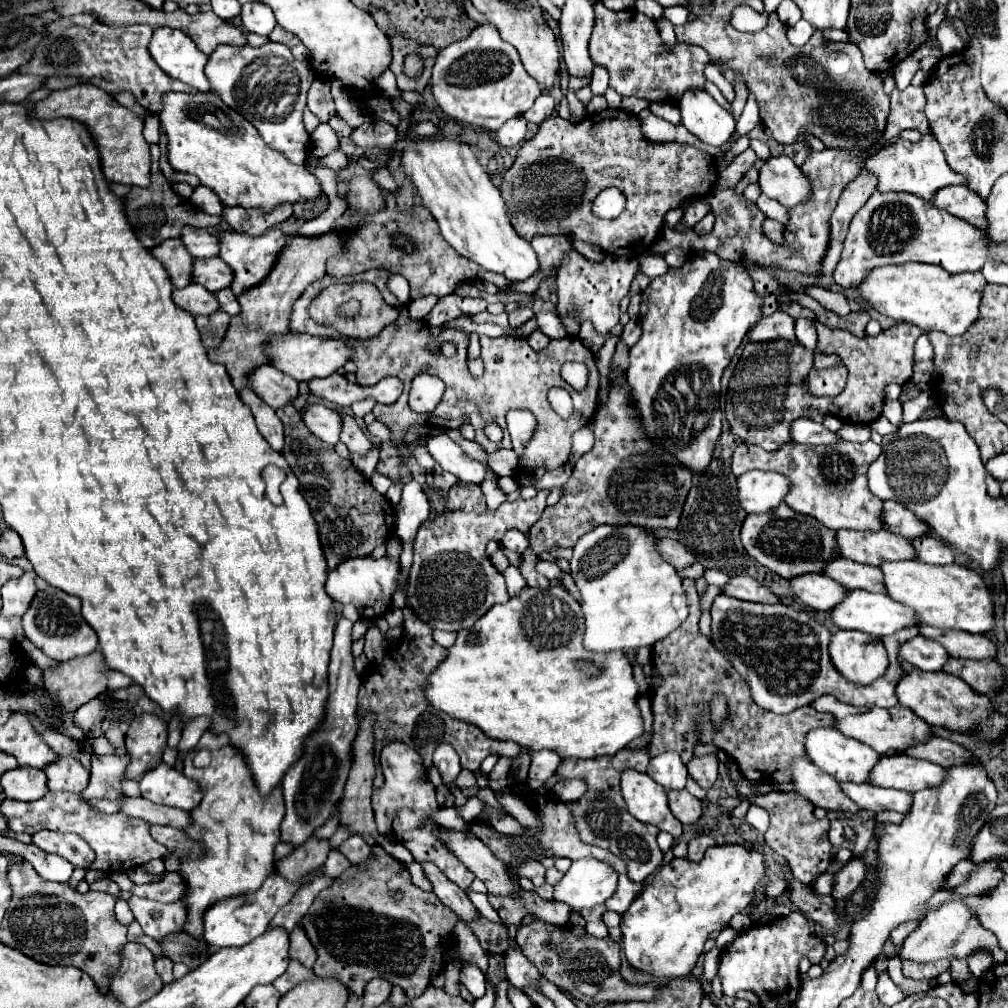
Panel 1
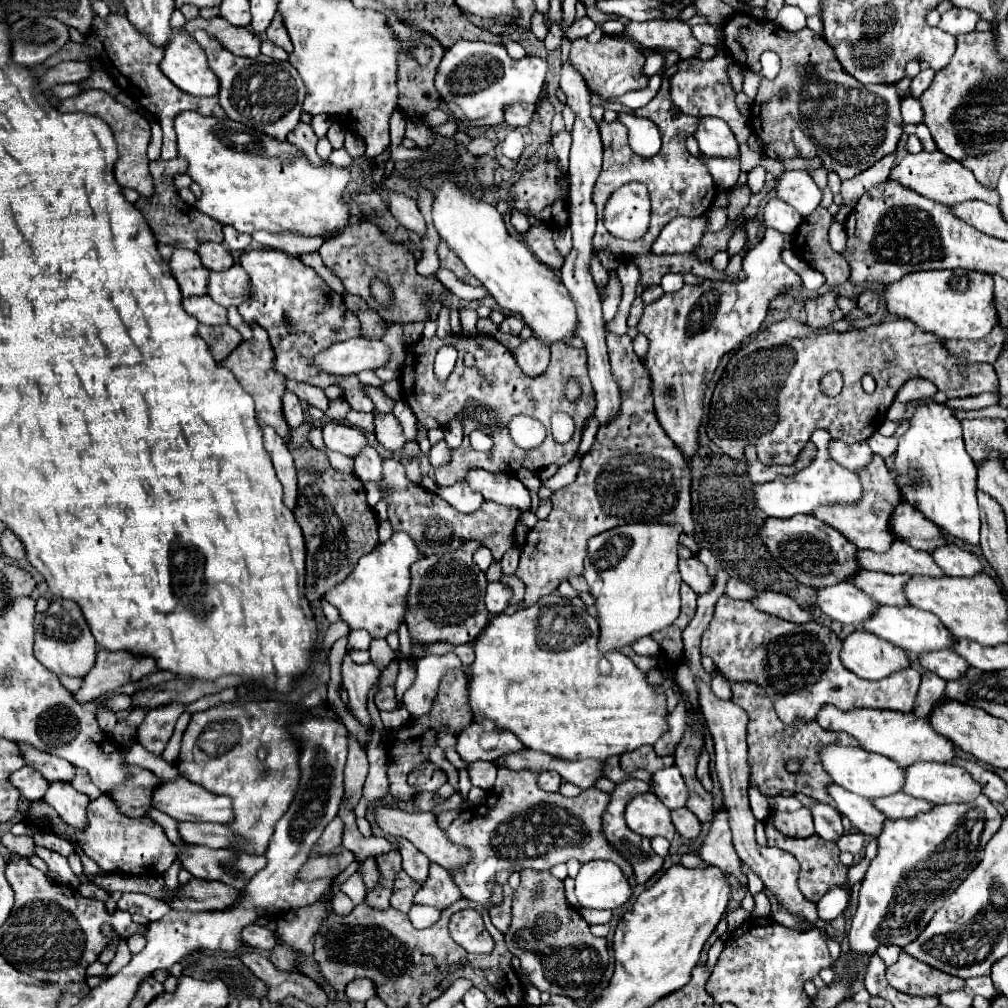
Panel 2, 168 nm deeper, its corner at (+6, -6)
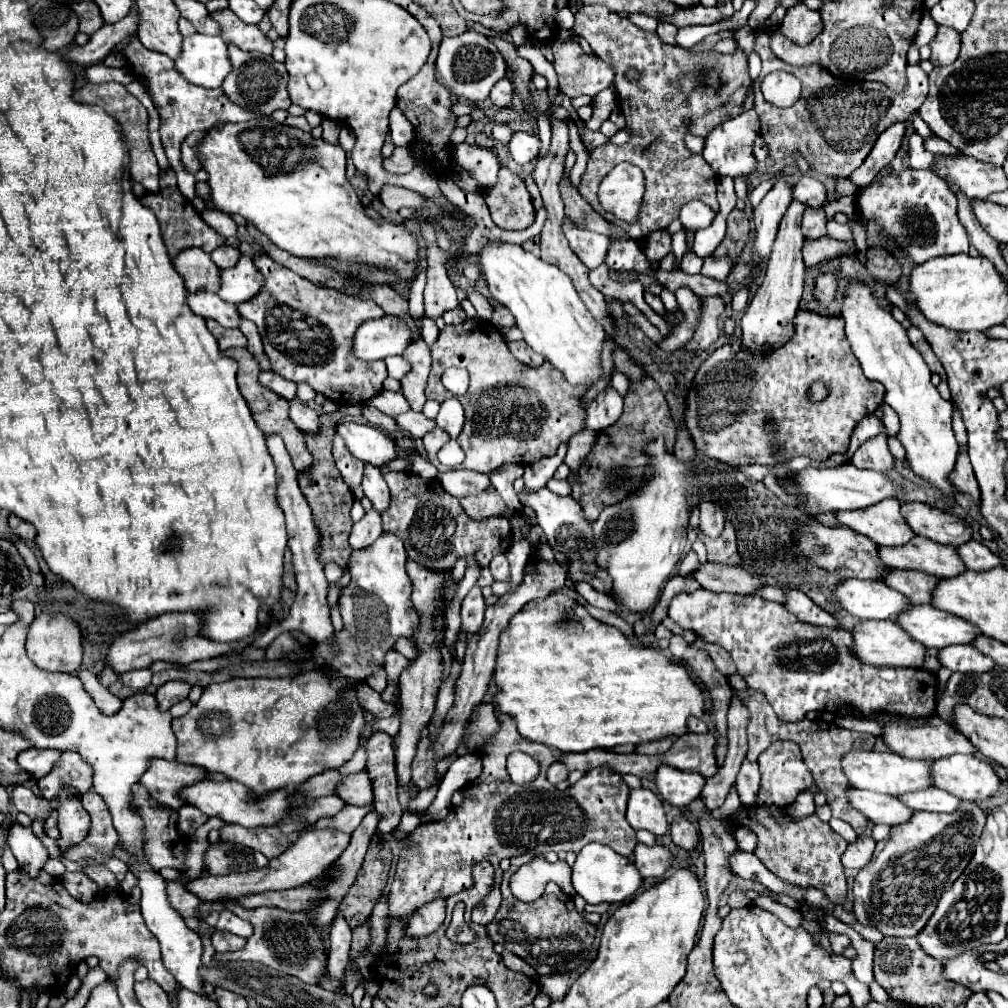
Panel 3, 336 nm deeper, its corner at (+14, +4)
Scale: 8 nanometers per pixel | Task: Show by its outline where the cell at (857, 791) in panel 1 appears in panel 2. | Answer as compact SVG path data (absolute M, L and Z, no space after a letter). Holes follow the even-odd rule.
M898 792L894 796L886 796L886 798L876 798L872 800L874 806L878 806L880 812L884 812L890 820L898 820L898 818L914 818L920 812L930 812L934 808L932 802L928 800L920 800L914 796L908 796L904 792Z

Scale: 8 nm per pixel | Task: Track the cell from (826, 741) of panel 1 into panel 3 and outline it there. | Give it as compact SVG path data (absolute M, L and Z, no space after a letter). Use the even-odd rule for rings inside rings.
M850 750L842 754L842 770L854 788L864 788L872 792L882 792L890 796L900 796L910 790L930 788L930 764L926 760L910 760L894 752L876 750Z

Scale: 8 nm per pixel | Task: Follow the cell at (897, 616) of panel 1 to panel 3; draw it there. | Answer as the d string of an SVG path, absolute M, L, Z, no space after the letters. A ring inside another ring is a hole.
M912 604L906 614L896 618L898 626L926 648L944 648L950 644L970 644L980 630L970 622L942 612L930 604Z

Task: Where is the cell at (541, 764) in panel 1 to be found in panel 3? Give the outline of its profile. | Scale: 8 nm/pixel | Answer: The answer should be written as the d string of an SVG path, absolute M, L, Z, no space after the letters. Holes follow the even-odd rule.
M554 762L554 764L548 768L546 778L548 778L548 782L558 784L558 782L562 782L562 780L566 780L566 778L568 778L568 770L566 770L560 762Z

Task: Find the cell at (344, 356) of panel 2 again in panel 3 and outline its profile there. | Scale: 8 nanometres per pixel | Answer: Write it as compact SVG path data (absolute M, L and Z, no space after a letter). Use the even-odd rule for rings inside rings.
M396 316L368 320L358 326L352 338L352 354L364 362L384 360L402 354L410 344L412 334Z

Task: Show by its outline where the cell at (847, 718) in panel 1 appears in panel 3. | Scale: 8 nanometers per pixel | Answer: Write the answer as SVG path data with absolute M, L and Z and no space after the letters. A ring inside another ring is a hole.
M878 714L874 718L882 726L882 742L888 746L888 750L902 754L906 758L920 758L920 760L932 760L932 758L946 758L952 754L974 754L976 748L968 738L964 738L958 730L954 730L946 720L938 718L938 714L932 714L926 722L916 722L910 726L910 722L902 722L902 718L886 718L886 714Z

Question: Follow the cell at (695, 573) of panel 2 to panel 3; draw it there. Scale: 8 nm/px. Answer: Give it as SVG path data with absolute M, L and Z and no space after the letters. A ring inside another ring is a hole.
M714 562L700 564L690 578L694 578L702 588L714 592L734 592L734 594L752 594L760 582L752 578L740 566L722 566Z

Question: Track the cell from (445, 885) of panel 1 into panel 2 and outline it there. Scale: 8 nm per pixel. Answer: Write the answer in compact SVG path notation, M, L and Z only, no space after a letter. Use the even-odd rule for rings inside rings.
M396 838L398 850L402 858L402 869L420 884L426 882L428 876L428 868L430 868L430 860L424 855L420 854L420 850L406 838Z

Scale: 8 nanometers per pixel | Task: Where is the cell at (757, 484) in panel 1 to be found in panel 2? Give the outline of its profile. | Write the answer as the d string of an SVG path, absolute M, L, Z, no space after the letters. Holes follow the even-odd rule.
M814 432L812 442L818 448L816 458L798 474L792 476L778 476L776 480L768 482L768 484L758 484L754 490L754 502L756 508L762 510L766 516L774 516L774 518L792 518L796 514L814 514L814 510L818 510L820 506L832 506L832 504L858 504L864 496L864 488L860 484L860 478L842 468L840 464L836 464L832 460L832 456L828 454L828 442L830 442L830 434L828 432Z

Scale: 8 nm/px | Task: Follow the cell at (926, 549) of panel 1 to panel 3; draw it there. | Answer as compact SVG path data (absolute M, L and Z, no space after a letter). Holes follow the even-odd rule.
M970 540L970 542L964 542L962 546L956 546L956 550L958 550L958 556L962 558L962 562L968 570L980 572L980 570L996 568L1000 564L1000 558L976 540Z

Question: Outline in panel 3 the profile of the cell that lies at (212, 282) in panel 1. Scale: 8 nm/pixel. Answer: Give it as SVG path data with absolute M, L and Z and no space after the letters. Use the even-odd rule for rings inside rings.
M250 256L238 258L234 268L220 270L220 290L218 296L226 302L240 304L254 298L264 284L264 278L254 268Z

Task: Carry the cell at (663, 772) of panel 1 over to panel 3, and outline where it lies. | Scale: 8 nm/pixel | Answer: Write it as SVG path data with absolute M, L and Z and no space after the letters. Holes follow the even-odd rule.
M666 764L658 766L658 770L654 772L654 778L656 778L656 788L662 794L662 798L678 808L690 804L702 792L702 786L706 782L700 774L682 772Z

